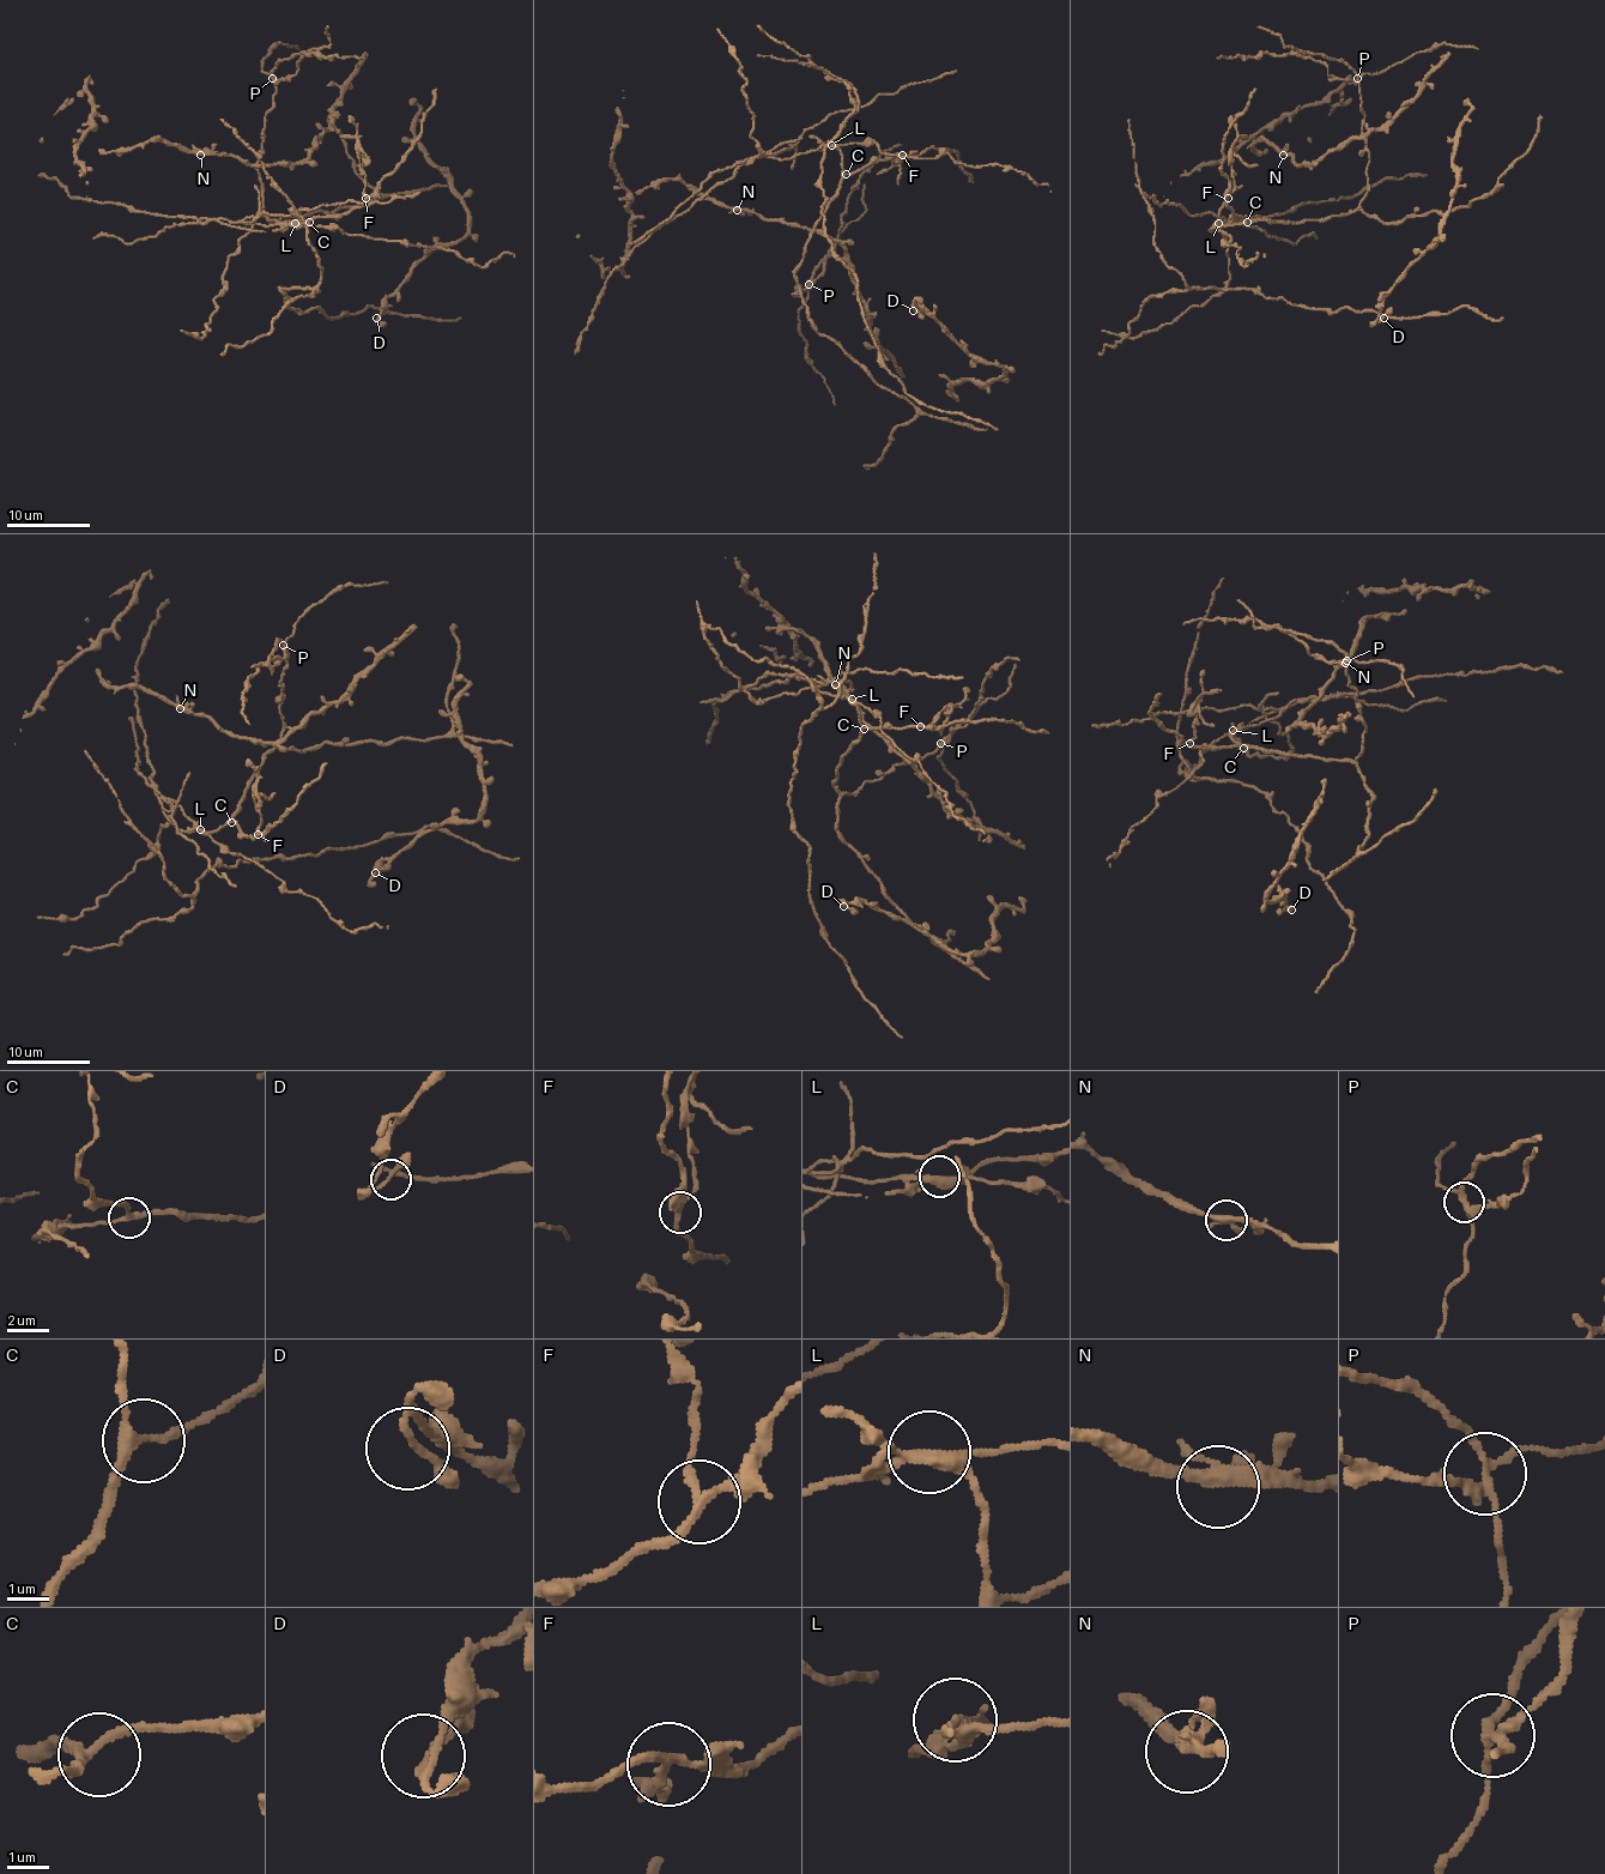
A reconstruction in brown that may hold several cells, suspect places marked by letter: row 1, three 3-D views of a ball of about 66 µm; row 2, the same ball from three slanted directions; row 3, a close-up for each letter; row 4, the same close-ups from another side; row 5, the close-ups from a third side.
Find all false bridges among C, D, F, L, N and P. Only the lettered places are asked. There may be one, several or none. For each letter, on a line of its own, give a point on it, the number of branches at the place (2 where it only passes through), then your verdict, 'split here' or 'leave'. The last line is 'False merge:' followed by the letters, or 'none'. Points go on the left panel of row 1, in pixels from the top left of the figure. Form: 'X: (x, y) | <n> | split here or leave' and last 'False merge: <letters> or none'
C: (309, 222) | 3 | leave
D: (376, 318) | 3 | leave
F: (365, 198) | 3 | split here
L: (295, 223) | 3 | split here
N: (200, 155) | 3 | leave
P: (272, 78) | 4 | split here
False merge: F, L, P

